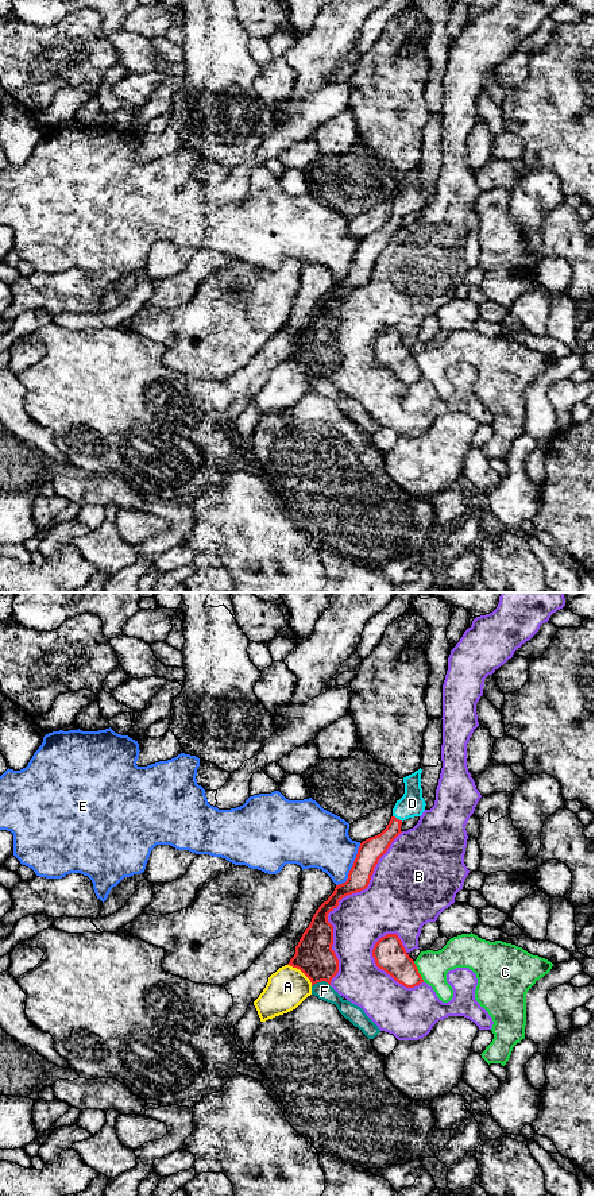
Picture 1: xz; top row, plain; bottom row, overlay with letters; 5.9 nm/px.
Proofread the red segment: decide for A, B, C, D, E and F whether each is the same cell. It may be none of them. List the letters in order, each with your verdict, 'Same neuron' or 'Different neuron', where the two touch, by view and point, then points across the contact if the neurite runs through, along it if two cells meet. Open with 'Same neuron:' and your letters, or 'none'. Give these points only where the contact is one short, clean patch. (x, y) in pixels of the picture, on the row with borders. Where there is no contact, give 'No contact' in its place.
Same neuron: D
A: Different neuron. Touches red at xz (301, 970)
B: Different neuron. Touches red at xz (339, 900)
C: Different neuron. Touches red at xz (417, 972)
D: Same neuron. Touches red at xz (398, 819). Path across: xz (370, 850), (393, 829), (398, 819), (412, 803)
E: Different neuron. Touches red at xz (352, 867). Boundary: xz (360, 844), (348, 877), (336, 885)
F: Different neuron. Touches red at xz (320, 981). Boundary: xz (329, 984), (317, 981), (312, 987)

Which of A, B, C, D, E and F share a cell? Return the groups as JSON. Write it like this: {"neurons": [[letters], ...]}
{"neurons": [["A"], ["B"], ["C"], ["D"], ["E"], ["F"]]}

